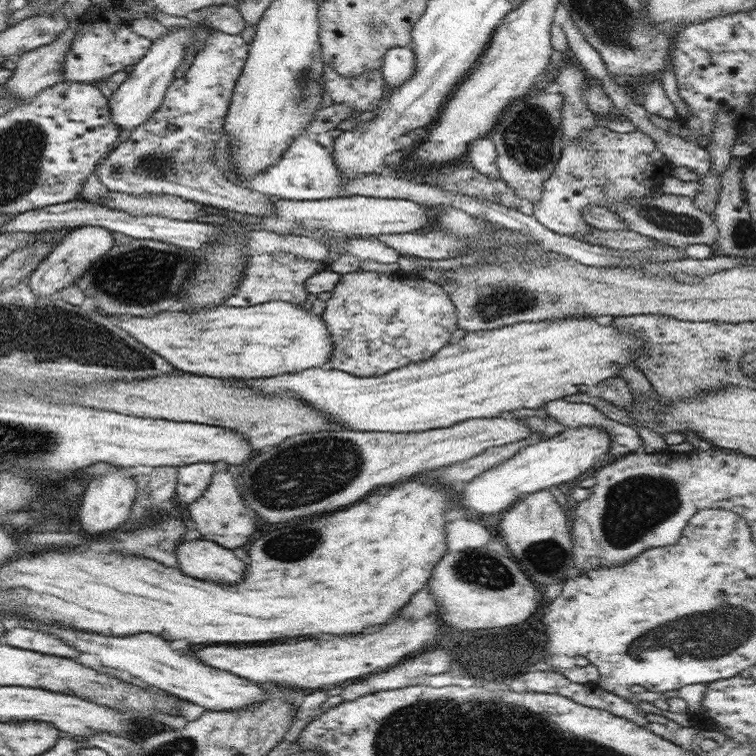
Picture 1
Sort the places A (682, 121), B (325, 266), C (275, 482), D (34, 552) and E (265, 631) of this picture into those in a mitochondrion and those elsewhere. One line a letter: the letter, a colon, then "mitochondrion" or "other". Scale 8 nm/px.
A: other
B: other
C: mitochondrion
D: other
E: other

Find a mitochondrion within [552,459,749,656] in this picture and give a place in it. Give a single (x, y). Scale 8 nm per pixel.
(636, 505)

